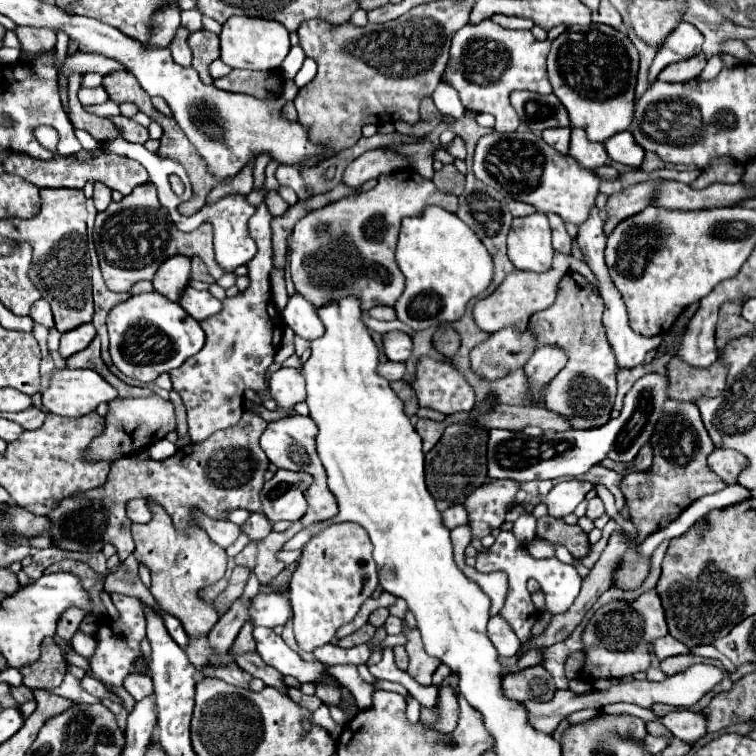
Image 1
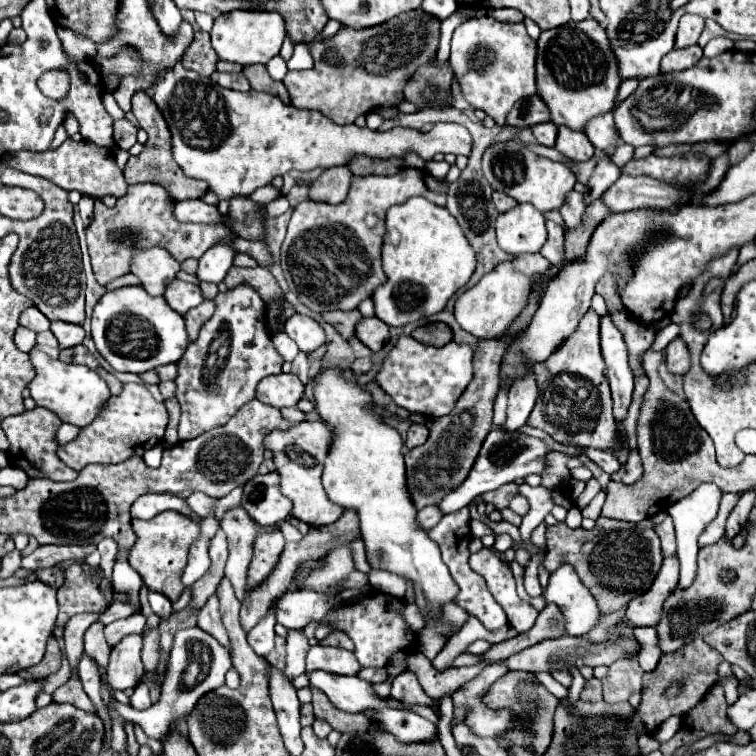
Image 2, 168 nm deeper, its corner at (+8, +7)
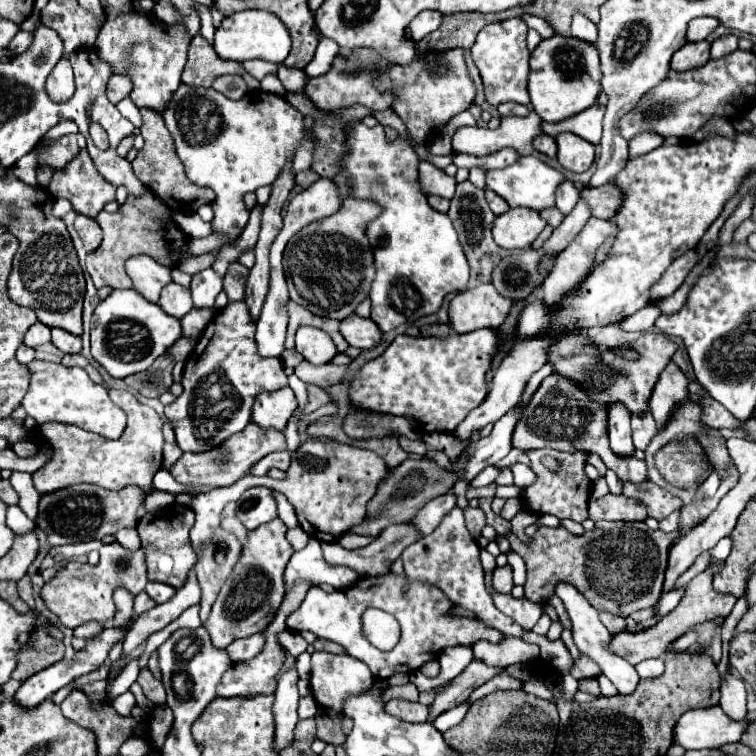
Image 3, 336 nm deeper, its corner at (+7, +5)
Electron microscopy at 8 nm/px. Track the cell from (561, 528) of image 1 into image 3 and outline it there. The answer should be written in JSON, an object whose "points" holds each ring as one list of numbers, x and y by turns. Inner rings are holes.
{"points":[[595,522,595,528,585,532,583,536,571,534,567,528,547,528,539,526,537,534,533,536,535,542,531,546,523,544,515,534,507,534,511,548,519,552,527,564,527,582,525,582,525,596,533,602,547,600,553,596,553,588,559,580,573,584,597,610,609,612,615,616,629,616,635,610,651,608,657,604,663,588,663,574,667,568,667,556,675,534,665,534,661,530,651,530,645,522]]}

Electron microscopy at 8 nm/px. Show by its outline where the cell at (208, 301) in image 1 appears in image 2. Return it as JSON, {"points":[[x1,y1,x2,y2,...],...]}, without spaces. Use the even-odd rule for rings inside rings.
{"points":[[172,280,166,286,164,298,170,304,170,308,174,308,182,316,190,308,196,308,198,304,202,304,202,300,204,300,198,284,188,284,188,282,182,282,182,280]]}

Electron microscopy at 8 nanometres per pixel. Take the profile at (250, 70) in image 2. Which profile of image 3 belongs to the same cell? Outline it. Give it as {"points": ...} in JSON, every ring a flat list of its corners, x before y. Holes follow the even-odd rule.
{"points":[[197,34,191,40,189,60,185,64,181,80,187,84,193,84,193,86,211,86,213,80,221,74,239,74,245,80,248,88,259,89,259,80,255,80,244,68,241,68,239,62,221,60,217,56,217,52,213,50,213,46,201,34]]}

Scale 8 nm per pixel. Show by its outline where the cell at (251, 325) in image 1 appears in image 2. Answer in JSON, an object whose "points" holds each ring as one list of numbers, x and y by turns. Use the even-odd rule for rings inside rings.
{"points":[[236,286,224,294,218,294,214,298,214,302,216,302,214,316,204,324,198,340,188,346,182,360,178,362,176,398,182,408,180,426,178,426,178,434,180,434,182,442,196,438,196,436,208,432,210,428,226,424,244,404,248,404,254,398,258,382,266,376,282,372,282,364,284,364,284,358,276,352,276,348,270,340,270,332,266,326,266,304,254,288]]}

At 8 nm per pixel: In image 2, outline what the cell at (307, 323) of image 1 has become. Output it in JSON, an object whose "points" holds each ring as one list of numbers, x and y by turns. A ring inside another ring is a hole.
{"points":[[294,314,288,322,286,322,286,334,298,344,298,348,304,354,314,352,316,348,320,348,326,342,326,334,324,328,312,320,310,316,300,316]]}

